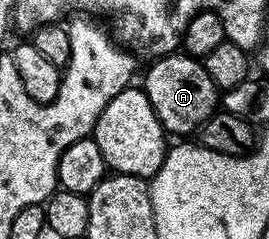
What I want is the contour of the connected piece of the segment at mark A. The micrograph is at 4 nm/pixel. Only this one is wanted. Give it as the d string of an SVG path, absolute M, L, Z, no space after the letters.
M173 52L155 59L149 66L152 67L144 74L142 88L169 135L199 131L205 120L217 113L218 91L214 80L210 80L203 61L183 52Z

